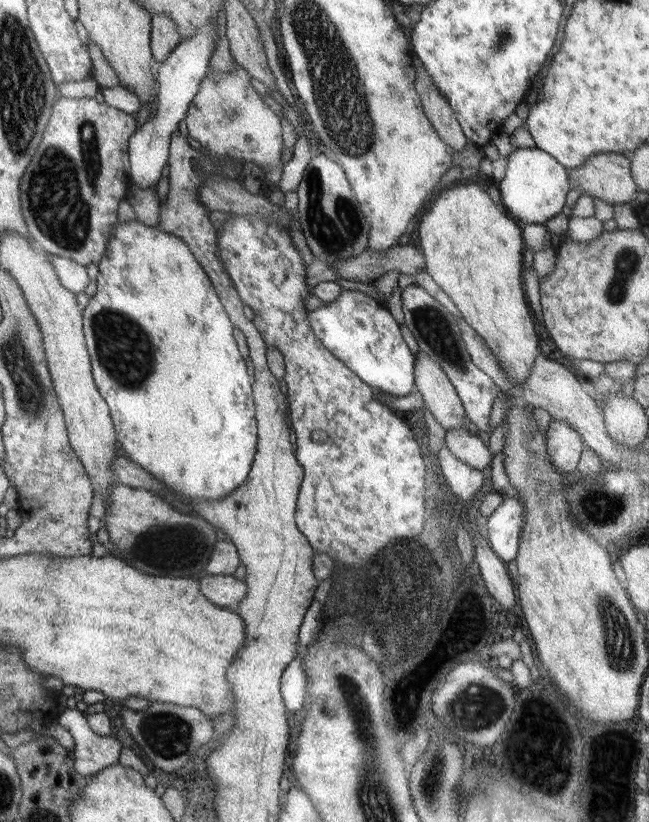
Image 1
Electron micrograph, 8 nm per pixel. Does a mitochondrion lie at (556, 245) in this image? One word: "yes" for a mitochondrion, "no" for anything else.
no

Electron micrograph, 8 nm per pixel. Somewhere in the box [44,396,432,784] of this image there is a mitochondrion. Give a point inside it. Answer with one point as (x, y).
(167, 736)

